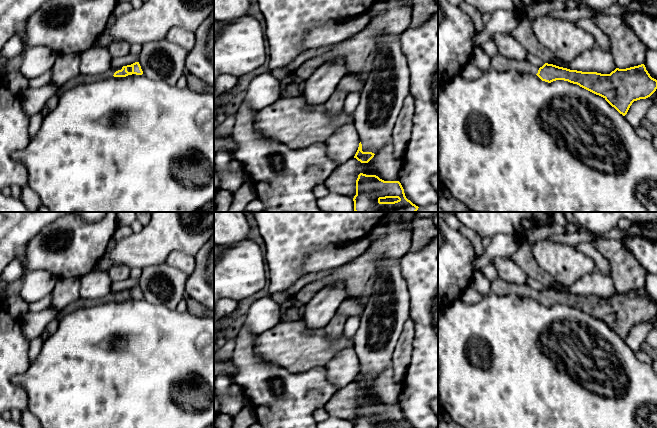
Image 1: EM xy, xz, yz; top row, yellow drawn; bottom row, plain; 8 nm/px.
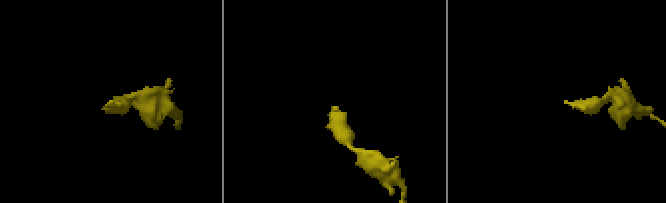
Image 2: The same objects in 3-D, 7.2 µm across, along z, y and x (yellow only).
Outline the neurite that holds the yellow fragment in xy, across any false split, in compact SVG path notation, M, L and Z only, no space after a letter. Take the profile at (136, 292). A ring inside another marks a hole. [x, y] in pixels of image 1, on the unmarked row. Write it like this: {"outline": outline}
{"outline": "M135 286L131 289L127 289L127 290L123 290L123 291L119 291L119 292L111 292L108 295L106 295L105 297L100 298L100 299L83 300L79 297L76 301L70 303L66 307L64 307L62 310L60 310L60 313L57 317L57 319L60 320L66 314L71 313L74 310L79 309L79 308L94 307L94 306L100 305L102 303L105 303L105 302L111 301L111 300L126 301L126 300L132 299L132 298L136 298L136 299L143 298L143 295L141 293L139 286Z"}

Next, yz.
{"outline": "M500 277L491 281L491 293L499 297L509 294L537 299L551 307L564 304L603 321L620 338L625 340L634 325L650 321L657 313L657 304L652 302L644 288L619 293L610 298L582 296L545 287L537 291L528 285L504 281Z"}

